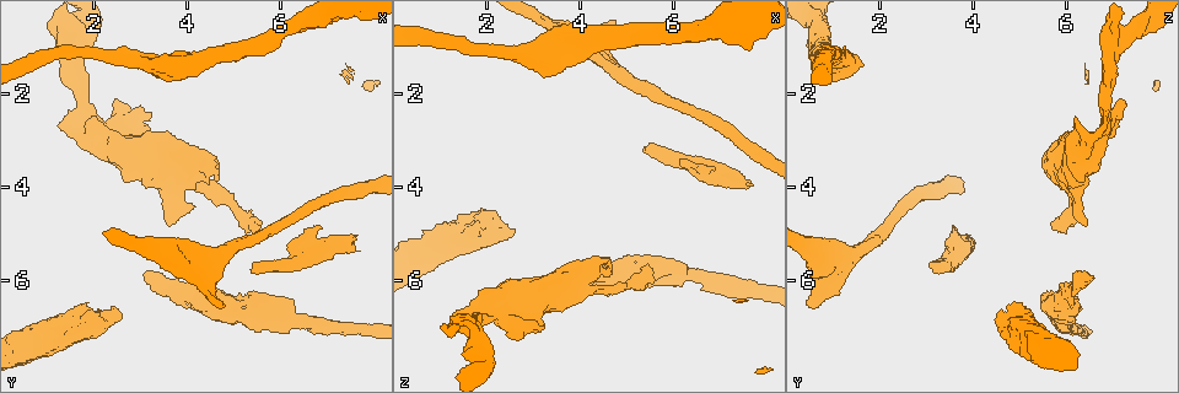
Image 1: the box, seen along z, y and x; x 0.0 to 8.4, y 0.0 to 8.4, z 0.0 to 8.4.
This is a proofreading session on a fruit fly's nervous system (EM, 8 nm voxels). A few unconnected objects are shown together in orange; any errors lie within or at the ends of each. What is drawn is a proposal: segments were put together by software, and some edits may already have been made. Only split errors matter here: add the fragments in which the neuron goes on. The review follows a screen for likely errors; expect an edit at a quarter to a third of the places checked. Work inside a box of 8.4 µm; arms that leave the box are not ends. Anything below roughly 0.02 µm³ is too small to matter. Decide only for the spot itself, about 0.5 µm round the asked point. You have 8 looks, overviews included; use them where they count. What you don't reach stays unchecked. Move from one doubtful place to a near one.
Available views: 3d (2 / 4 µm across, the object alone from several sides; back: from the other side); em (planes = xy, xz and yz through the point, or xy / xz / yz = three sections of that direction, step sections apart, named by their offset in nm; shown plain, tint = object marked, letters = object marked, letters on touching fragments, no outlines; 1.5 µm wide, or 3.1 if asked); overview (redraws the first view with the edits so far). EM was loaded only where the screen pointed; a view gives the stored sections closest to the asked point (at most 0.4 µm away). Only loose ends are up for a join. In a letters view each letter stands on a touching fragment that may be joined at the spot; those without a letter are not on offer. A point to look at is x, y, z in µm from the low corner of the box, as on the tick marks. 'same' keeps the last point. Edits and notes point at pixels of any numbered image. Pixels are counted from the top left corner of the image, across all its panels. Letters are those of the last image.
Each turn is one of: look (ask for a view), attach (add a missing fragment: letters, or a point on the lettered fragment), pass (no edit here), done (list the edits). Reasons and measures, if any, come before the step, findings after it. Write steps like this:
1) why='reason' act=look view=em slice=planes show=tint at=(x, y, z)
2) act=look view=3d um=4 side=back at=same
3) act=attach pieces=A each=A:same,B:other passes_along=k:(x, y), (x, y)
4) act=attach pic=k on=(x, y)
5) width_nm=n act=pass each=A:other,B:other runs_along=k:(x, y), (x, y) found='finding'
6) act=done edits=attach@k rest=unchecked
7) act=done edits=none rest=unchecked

why='branch stops here' act=look view=em slice=planes show=letters at=(3.10, 5.90, 6.55)

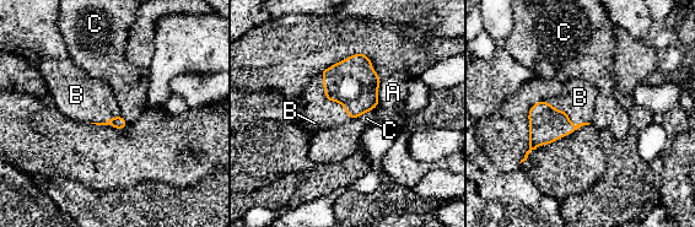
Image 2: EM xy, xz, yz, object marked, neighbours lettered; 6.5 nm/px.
act=attach pieces=B each=A:other,B:same,C:other found='it goes on there'

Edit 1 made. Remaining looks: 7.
why='redraw' act=look view=overview

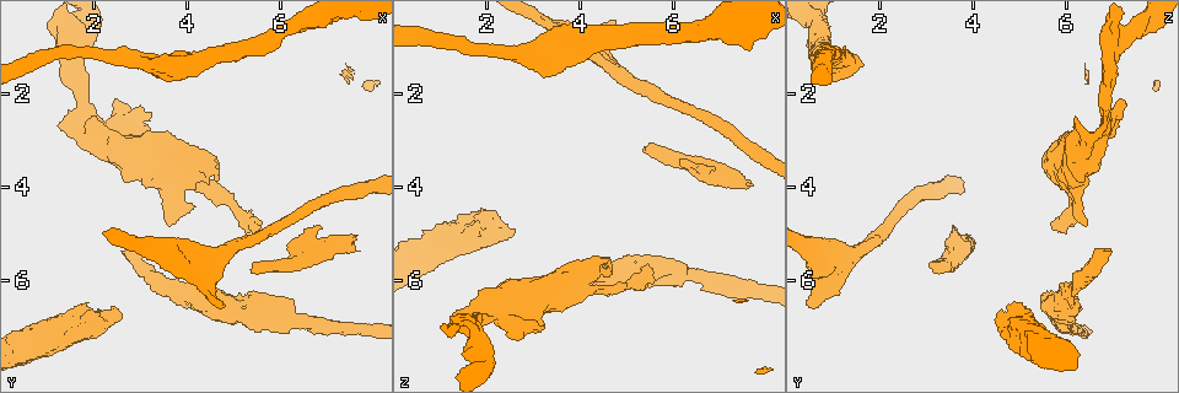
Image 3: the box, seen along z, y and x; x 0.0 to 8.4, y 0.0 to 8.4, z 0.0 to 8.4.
why='free end' act=look view=em slice=planes show=tint at=(2.00, 2.55, 6.20)

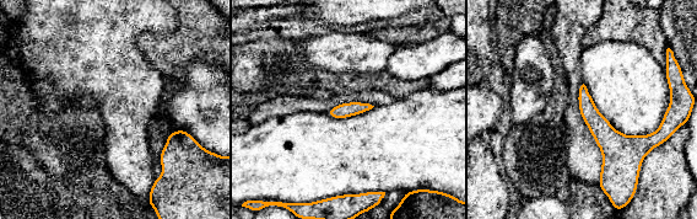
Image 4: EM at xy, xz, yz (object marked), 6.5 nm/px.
act=look view=em slice=planes show=letters at=same

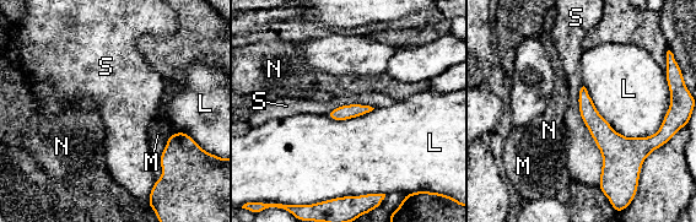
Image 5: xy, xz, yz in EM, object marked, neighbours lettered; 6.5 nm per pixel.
longest_contact=S:600nm act=pass each=L:other,M:other,N:other,S:other runs_along=5:(583, 91), (610, 162) found='none of them fits'

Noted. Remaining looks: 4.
why='thick end' act=look view=3d um=4 at=(7.65, 5.00, 3.85)

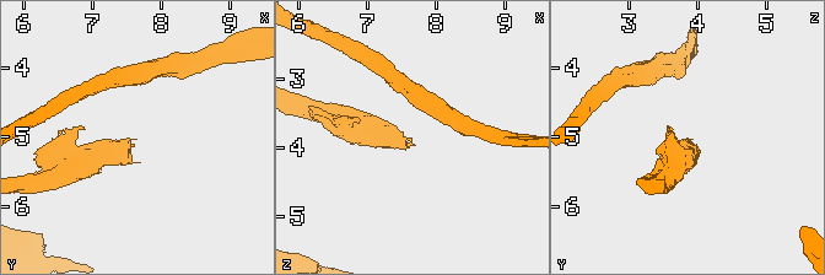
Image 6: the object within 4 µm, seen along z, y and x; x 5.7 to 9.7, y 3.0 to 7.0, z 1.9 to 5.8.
act=look view=em slice=xz step=8 show=letters at=(7.55, 5.00, 3.90)

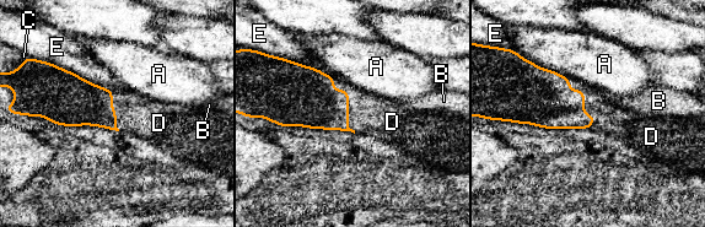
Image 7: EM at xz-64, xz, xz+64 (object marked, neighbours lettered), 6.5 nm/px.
why='cut it another way' act=look view=em slice=planes show=letters at=same

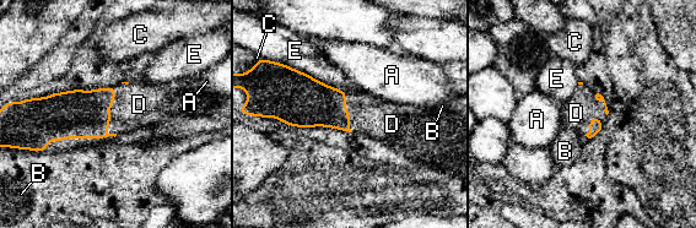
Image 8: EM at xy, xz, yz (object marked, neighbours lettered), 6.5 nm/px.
act=attach pieces=D each=A:other,B:other,C:other,D:same,E:other passes_along=8:(73, 114), (109, 110), (139, 104) found='the neuron continues'

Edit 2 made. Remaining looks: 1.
act=done edits=attach@2,attach@8 rest=unchecked

